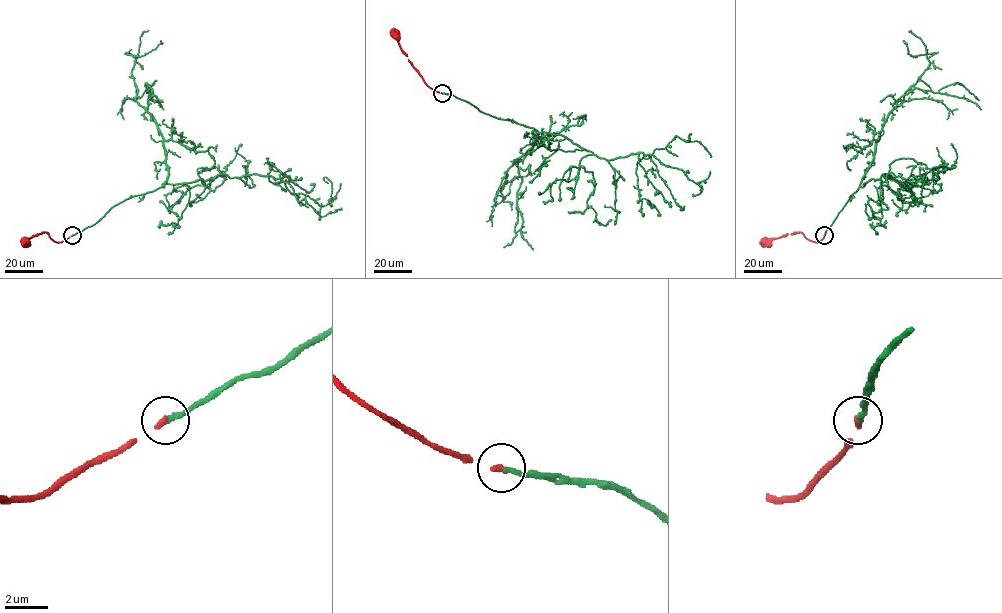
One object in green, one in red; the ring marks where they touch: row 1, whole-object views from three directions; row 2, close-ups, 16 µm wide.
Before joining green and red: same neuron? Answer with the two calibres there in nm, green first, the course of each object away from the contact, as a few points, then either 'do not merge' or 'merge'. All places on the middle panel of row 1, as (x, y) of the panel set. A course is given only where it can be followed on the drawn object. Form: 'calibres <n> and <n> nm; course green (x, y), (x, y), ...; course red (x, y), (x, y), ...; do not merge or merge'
calibres 220 and 240 nm; course green (442, 93), (534, 133), (561, 134), (600, 158), (651, 155), (699, 185), (697, 195); course red (441, 93), (427, 84), (394, 34); merge

